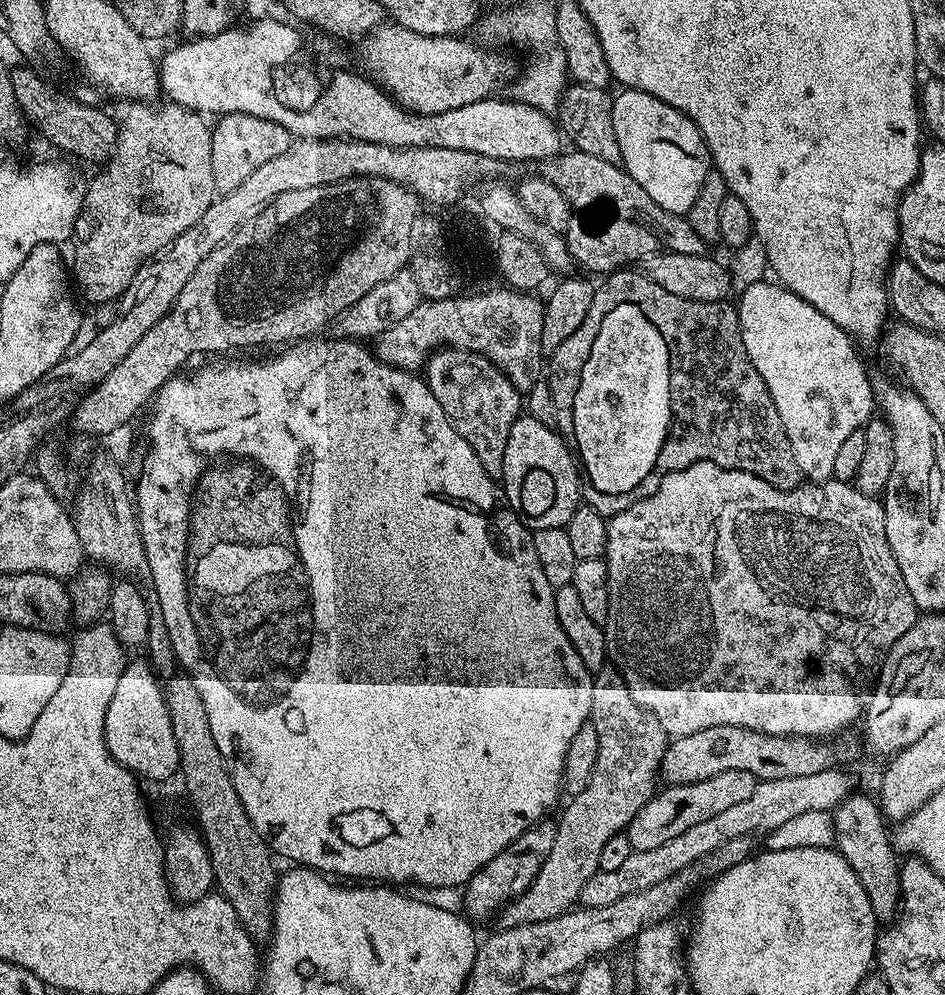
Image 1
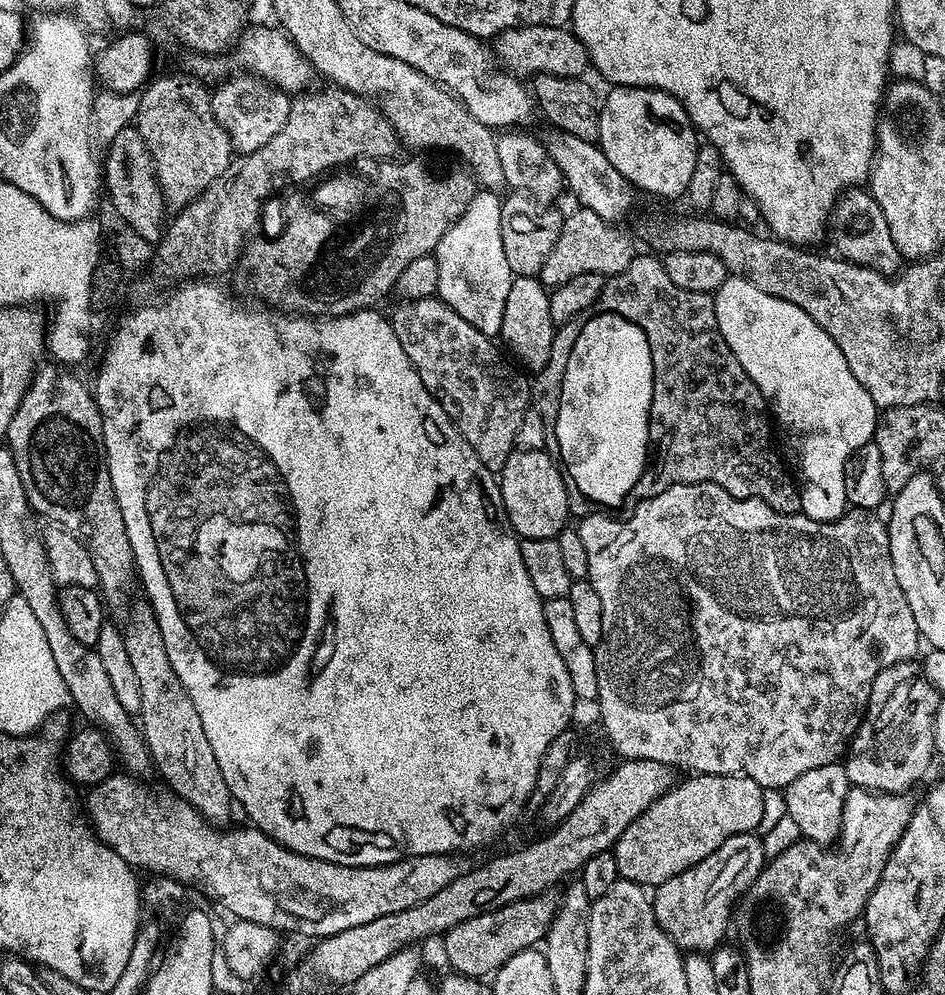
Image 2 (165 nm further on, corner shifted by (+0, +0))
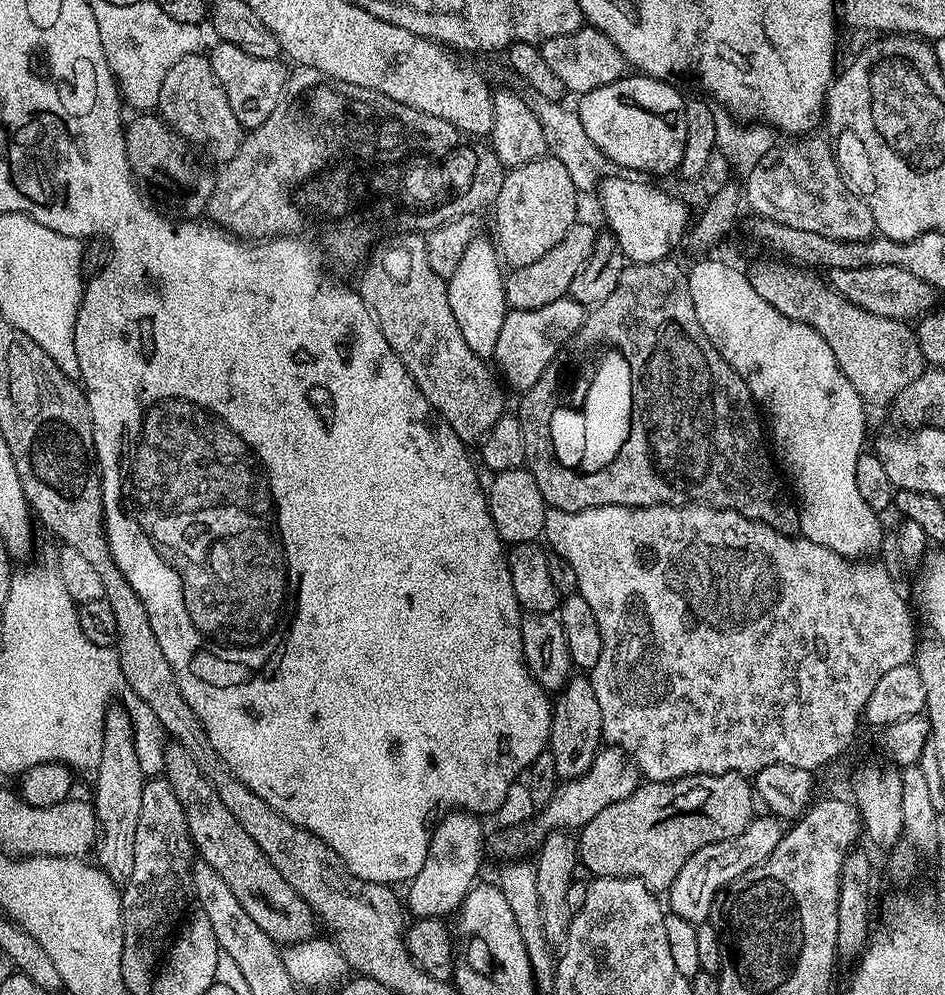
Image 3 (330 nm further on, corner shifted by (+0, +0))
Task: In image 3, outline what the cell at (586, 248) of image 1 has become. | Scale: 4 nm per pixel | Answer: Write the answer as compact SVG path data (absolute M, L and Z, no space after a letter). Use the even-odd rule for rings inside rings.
M577 222L566 230L566 238L554 246L554 250L546 250L538 262L530 262L530 266L511 269L504 278L504 297L508 299L509 309L534 310L536 307L546 306L555 299L568 296L570 282L574 282L574 274L582 270L582 266L590 258L594 250L598 232L588 224Z

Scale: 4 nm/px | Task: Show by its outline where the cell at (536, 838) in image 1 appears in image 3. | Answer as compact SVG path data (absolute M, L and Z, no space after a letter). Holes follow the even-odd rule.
M576 674L560 689L552 705L552 725L548 735L547 751L554 754L556 775L561 781L573 780L594 762L602 747L602 710L598 710L598 698L594 698L594 686L584 674Z

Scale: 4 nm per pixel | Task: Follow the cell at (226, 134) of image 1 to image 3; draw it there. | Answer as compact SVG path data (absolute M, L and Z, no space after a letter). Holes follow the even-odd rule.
M216 42L212 49L207 49L206 55L210 70L226 94L226 102L230 102L230 110L234 110L234 118L238 118L241 128L251 130L265 122L278 105L289 69L283 68L279 59L254 58L254 54L246 54L238 46L223 42Z

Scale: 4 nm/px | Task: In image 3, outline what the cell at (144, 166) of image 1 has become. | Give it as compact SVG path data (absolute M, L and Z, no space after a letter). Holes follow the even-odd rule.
M199 51L179 58L178 62L166 71L154 108L160 119L177 136L181 136L193 149L201 148L202 151L209 152L218 162L234 158L235 151L246 133L238 118L234 118L230 102L226 102L226 94L214 78L214 72L210 70L207 55Z

